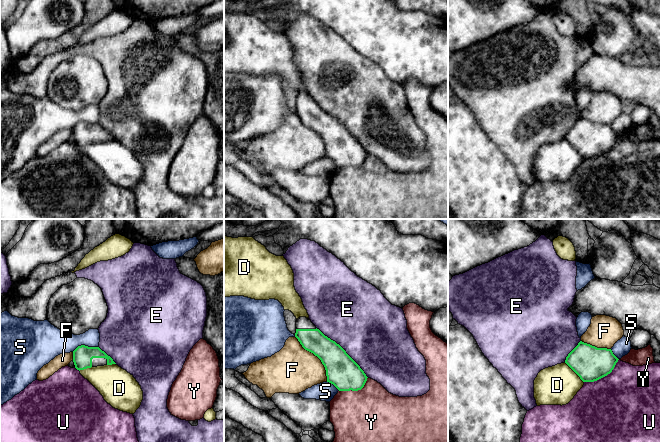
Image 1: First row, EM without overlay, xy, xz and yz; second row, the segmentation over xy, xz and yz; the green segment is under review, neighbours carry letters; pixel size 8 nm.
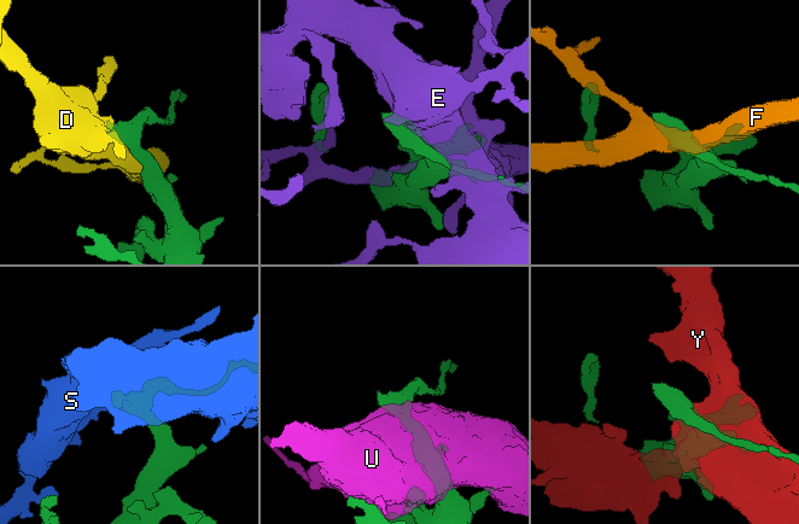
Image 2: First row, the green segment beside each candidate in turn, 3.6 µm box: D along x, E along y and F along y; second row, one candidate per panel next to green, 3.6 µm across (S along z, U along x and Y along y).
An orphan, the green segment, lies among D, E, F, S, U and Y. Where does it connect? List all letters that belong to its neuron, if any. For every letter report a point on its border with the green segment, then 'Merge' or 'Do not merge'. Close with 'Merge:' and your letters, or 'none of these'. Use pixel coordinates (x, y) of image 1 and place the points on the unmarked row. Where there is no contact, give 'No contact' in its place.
D: Touches green at yz (574, 147). Do not merge
E: Touches green at xz (344, 126). Do not merge
F: Touches green at xz (316, 131). Do not merge
S: Touches green at xy (84, 121). Do not merge
U: Touches green at yz (603, 152). Do not merge
Y: Touches green at xz (355, 166). Do not merge
Merge: none of these

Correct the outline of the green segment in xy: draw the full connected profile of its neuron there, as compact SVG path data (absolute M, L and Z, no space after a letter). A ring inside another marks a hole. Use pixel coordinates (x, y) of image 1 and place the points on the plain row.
M78 122L73 127L73 138L77 146L84 146L91 143L116 140L99 123Z

